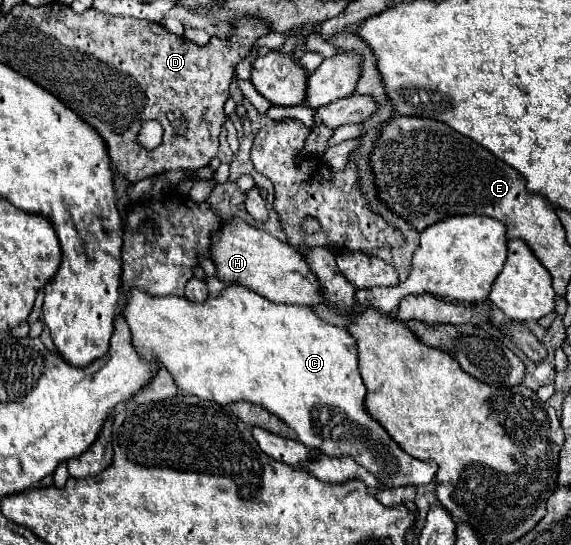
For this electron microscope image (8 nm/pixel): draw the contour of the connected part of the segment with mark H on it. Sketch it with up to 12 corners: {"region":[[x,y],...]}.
{"region":[[229,220],[215,234],[217,278],[267,300],[327,302],[303,254]]}

